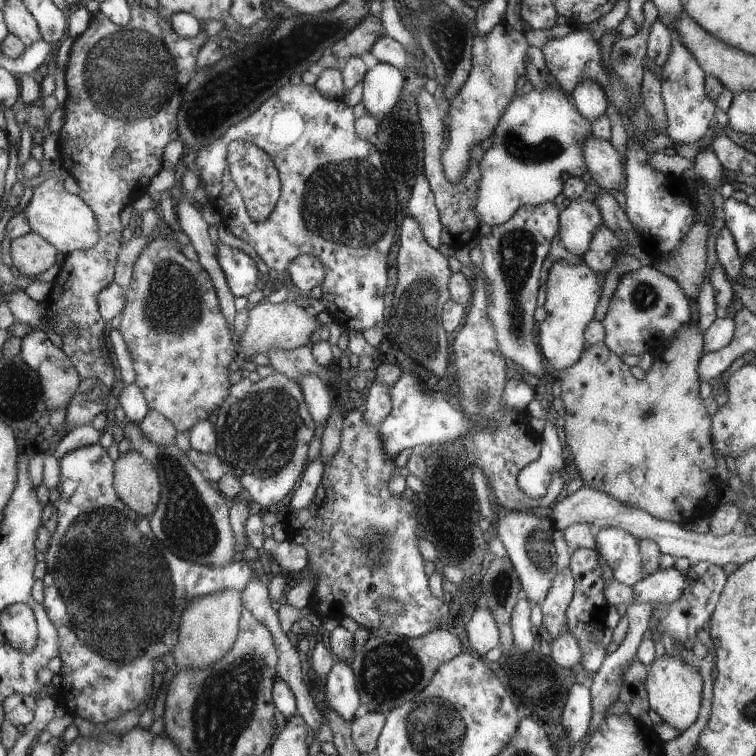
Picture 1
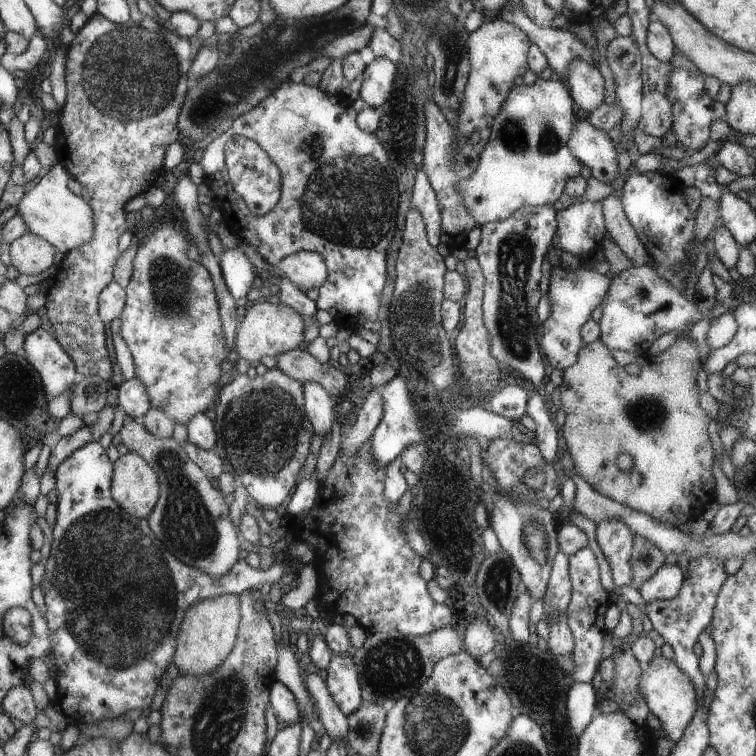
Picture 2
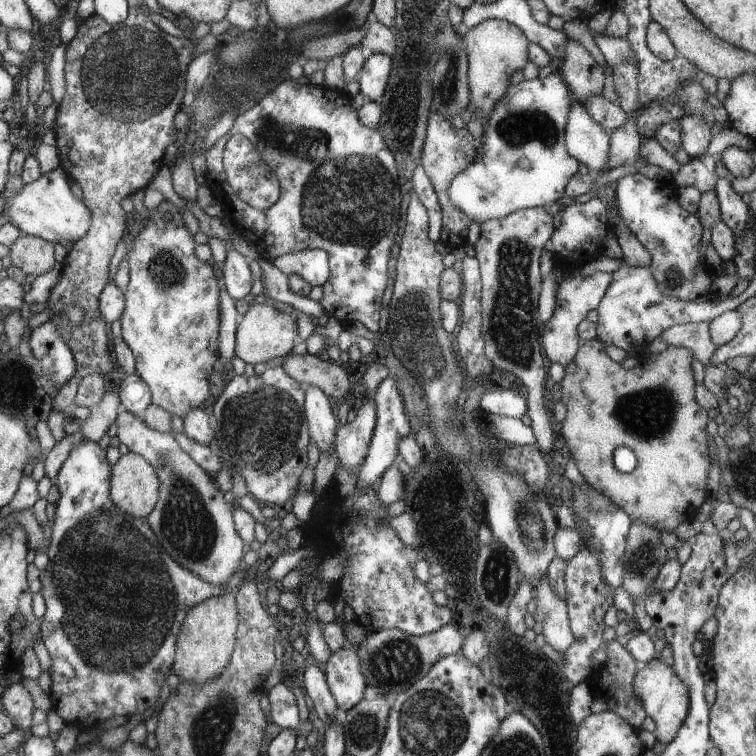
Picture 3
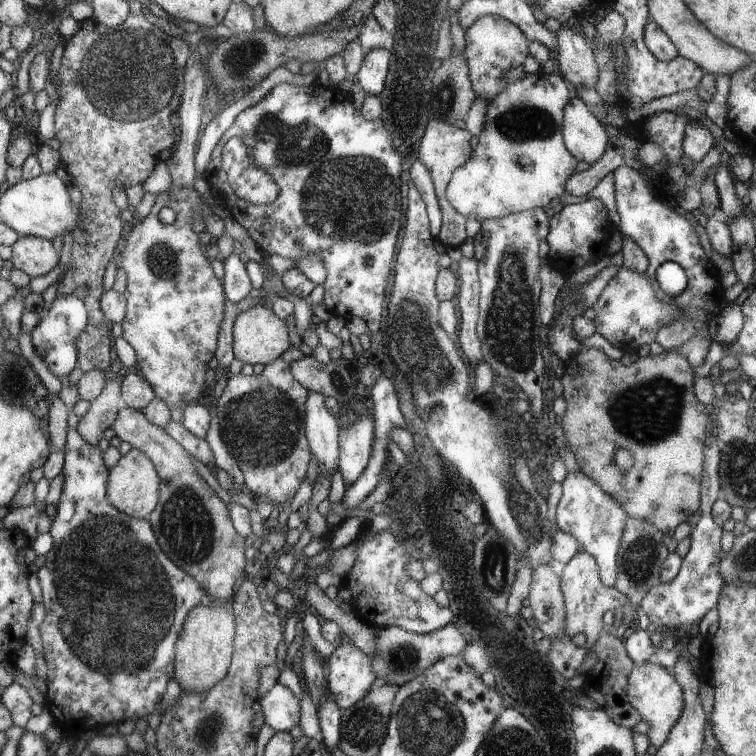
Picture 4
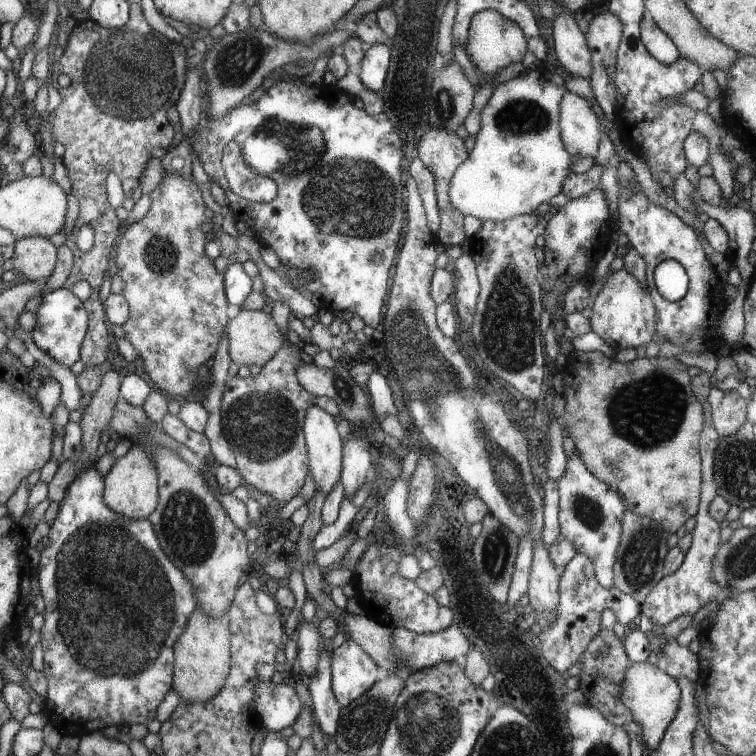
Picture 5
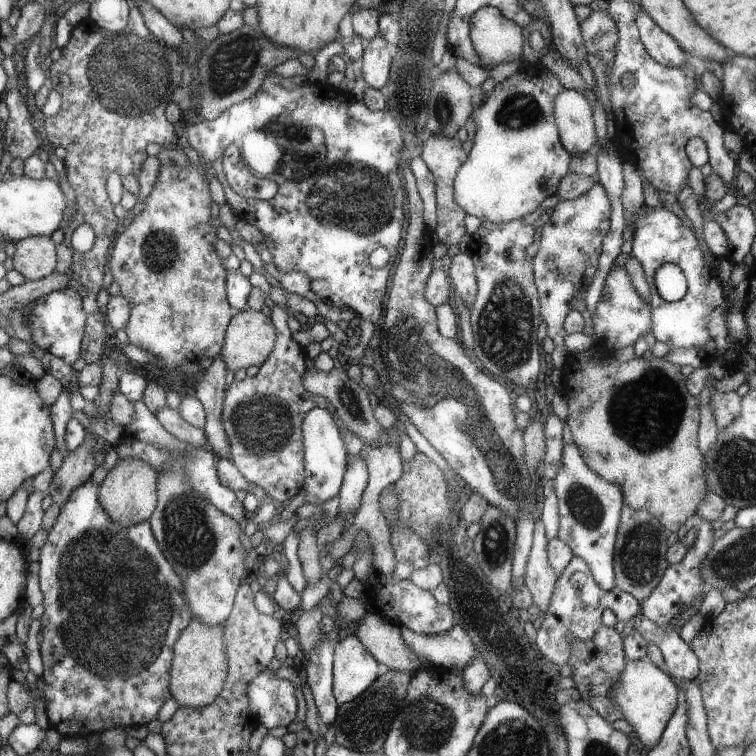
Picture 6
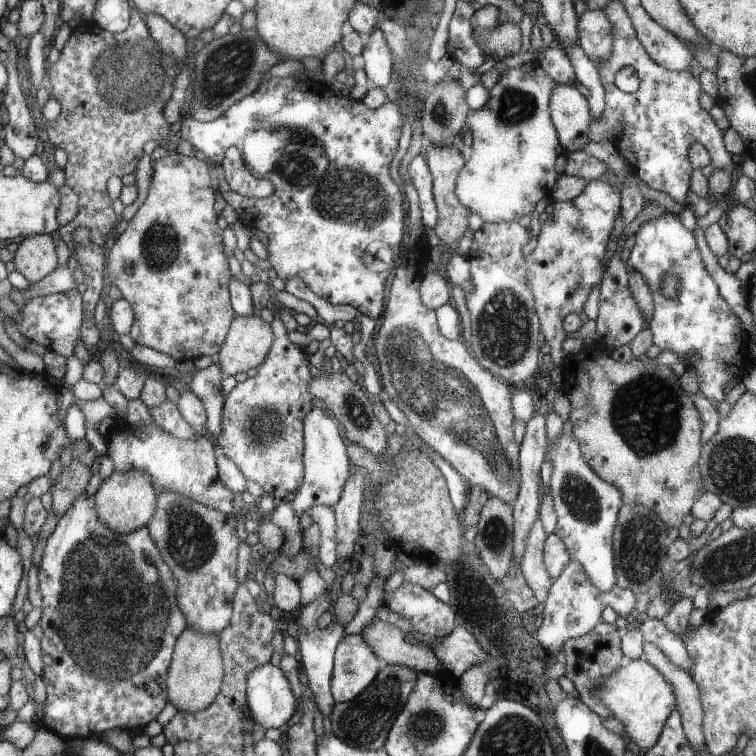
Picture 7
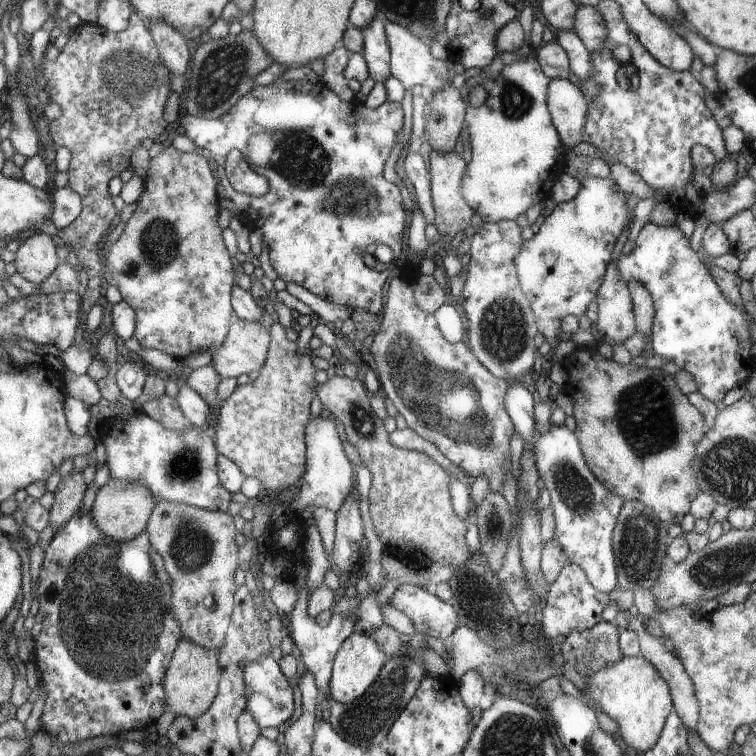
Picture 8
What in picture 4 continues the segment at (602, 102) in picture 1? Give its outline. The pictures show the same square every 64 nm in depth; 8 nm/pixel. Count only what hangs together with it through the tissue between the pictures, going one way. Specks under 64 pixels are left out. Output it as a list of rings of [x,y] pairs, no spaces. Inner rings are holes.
[[[561,24],[556,32],[555,53],[557,68],[559,68],[561,75],[566,79],[571,89],[578,89],[580,85],[585,88],[594,88],[594,84],[598,79],[598,68],[587,40],[584,40],[577,32],[571,31],[565,24]]]

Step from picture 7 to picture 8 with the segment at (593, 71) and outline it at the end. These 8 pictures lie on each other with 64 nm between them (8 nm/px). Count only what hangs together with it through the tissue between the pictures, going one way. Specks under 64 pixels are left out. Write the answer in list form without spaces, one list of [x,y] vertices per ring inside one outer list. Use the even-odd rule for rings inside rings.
[[[574,29],[570,31],[556,30],[555,32],[553,40],[566,52],[573,79],[575,81],[586,81],[592,73],[590,52],[574,33]]]

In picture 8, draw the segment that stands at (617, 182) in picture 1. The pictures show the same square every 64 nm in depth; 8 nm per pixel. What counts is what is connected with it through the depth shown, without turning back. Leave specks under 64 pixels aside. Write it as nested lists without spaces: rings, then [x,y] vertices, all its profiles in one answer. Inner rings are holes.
[[[550,79],[547,108],[561,143],[569,151],[582,141],[588,104],[574,79]]]

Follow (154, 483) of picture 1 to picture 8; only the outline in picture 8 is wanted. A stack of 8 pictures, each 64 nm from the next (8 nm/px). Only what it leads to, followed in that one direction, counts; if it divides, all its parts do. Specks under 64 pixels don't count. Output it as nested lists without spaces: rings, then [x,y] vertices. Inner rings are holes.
[[[109,478],[96,490],[90,515],[97,528],[114,541],[123,542],[145,530],[153,512],[155,500],[150,490],[139,481],[124,481]]]

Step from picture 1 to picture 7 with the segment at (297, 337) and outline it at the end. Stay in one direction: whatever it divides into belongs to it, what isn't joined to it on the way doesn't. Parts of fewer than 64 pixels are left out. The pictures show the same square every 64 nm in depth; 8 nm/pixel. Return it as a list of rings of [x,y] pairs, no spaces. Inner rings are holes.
[[[257,311],[249,316],[235,315],[215,361],[225,377],[257,368],[265,362],[273,340],[271,324],[264,322]]]

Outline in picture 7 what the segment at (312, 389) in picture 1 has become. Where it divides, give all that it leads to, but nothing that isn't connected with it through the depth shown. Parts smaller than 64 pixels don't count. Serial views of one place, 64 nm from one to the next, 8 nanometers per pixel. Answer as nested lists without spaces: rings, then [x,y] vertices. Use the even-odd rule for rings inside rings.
[[[313,408],[302,424],[302,441],[305,445],[302,454],[303,468],[306,471],[303,482],[293,500],[290,500],[295,514],[304,512],[306,507],[325,505],[331,507],[339,500],[339,495],[348,477],[350,460],[345,453],[342,431],[335,418],[322,408]]]

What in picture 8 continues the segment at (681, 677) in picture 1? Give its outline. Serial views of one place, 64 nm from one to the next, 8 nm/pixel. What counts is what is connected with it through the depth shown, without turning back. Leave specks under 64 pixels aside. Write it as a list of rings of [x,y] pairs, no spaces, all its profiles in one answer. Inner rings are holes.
[[[640,655],[622,656],[616,663],[605,665],[587,678],[583,694],[596,702],[601,711],[617,723],[618,730],[615,734],[629,748],[642,754],[658,742],[665,720],[673,710],[673,698],[668,684],[650,661]]]

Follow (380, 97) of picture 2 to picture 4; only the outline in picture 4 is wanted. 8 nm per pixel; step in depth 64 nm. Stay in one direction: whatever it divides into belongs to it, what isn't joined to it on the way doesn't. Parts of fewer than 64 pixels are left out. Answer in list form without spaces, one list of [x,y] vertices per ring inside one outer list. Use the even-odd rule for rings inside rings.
[[[378,48],[365,52],[359,70],[354,74],[365,94],[378,96],[383,88],[391,53]]]

